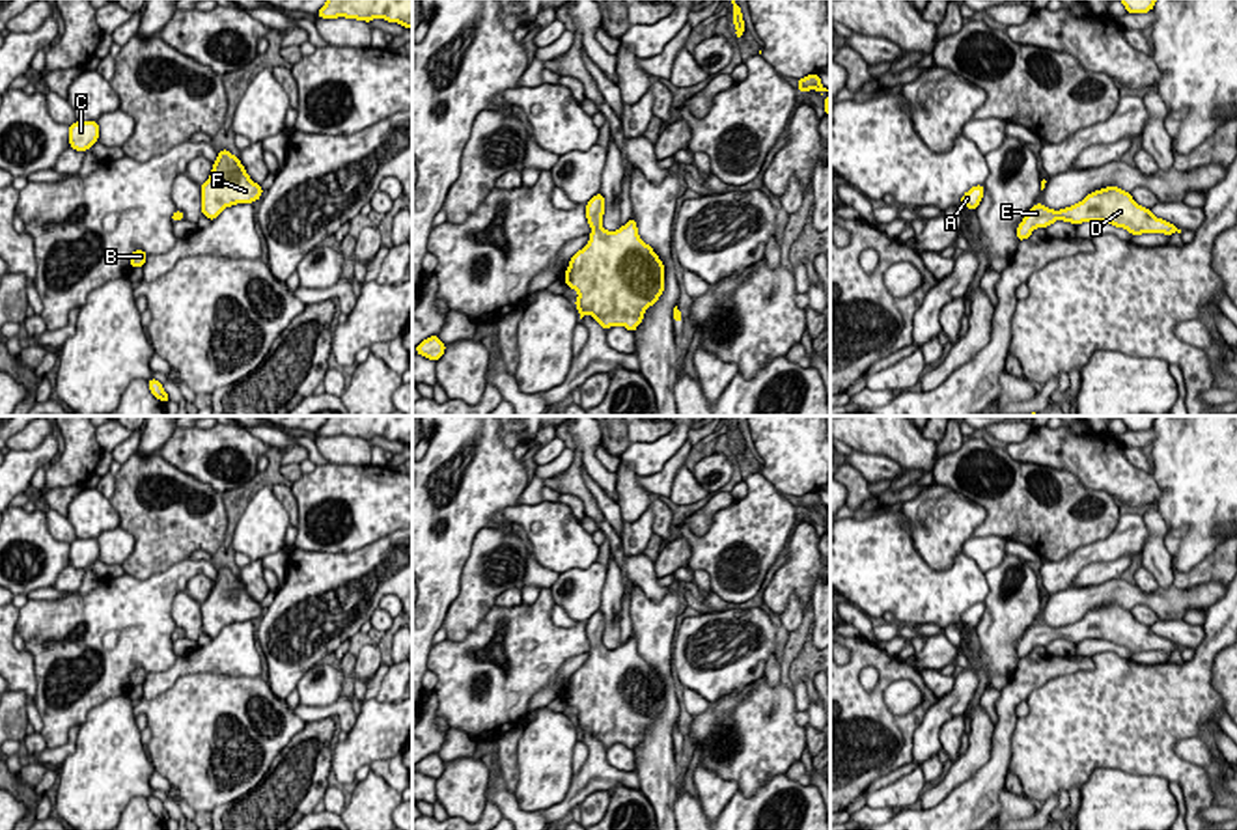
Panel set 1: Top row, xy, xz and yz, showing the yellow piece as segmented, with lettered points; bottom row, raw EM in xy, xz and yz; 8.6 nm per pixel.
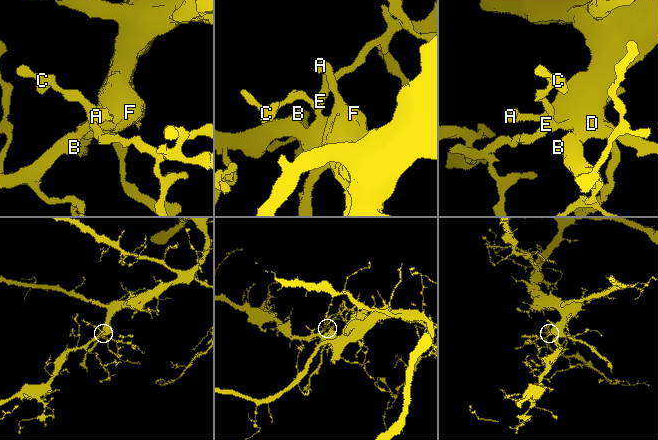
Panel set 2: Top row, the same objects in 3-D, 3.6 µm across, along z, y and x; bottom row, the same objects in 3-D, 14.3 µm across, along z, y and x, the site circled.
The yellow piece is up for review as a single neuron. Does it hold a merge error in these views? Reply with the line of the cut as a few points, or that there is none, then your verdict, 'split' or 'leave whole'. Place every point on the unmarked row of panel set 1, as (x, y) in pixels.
no cut; leave whole

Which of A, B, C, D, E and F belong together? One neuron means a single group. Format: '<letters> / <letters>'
A B C D E F

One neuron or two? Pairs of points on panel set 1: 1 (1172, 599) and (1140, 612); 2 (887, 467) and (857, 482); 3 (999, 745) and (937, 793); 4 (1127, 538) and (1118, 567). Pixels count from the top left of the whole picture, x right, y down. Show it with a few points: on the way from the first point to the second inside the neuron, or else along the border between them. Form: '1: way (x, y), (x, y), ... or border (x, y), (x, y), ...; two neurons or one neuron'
1: border (1129, 608), (1146, 605), (1159, 618); two neurons
2: border (849, 463), (868, 484); two neurons
3: border (995, 724), (989, 758), (961, 782); two neurons
4: border (1133, 554), (1092, 562), (1081, 571); two neurons

